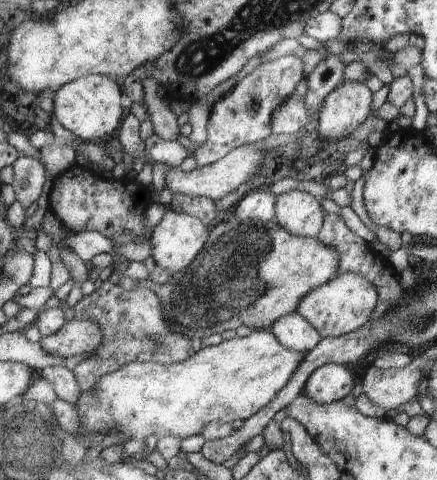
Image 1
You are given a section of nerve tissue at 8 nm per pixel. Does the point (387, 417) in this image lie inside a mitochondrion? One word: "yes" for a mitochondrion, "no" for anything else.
no

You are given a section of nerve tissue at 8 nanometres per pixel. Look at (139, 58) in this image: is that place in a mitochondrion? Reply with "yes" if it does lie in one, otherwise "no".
no

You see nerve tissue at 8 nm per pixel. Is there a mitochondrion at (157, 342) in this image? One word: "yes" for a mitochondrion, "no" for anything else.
yes

